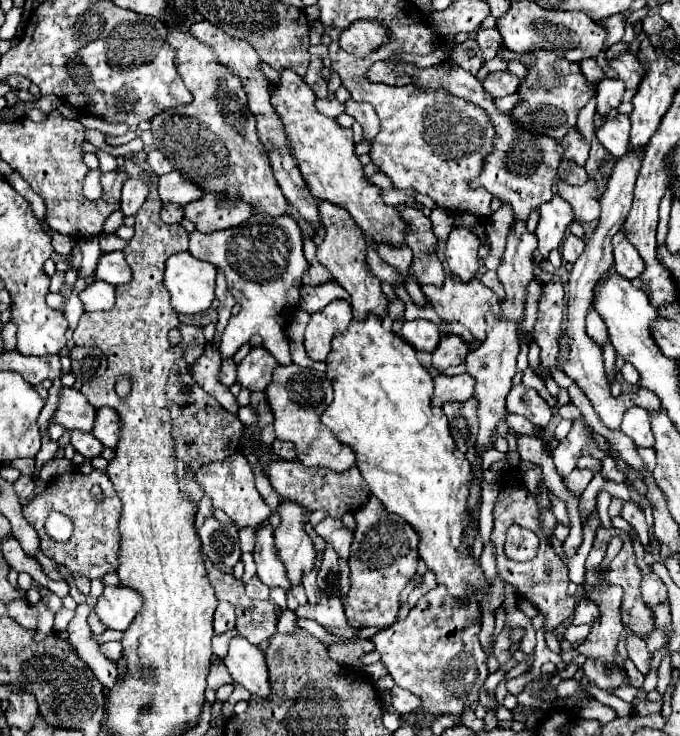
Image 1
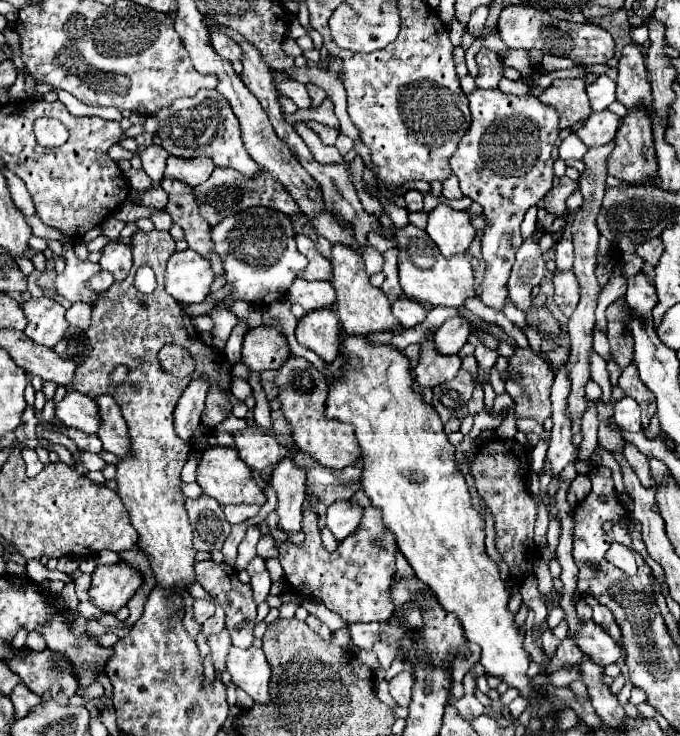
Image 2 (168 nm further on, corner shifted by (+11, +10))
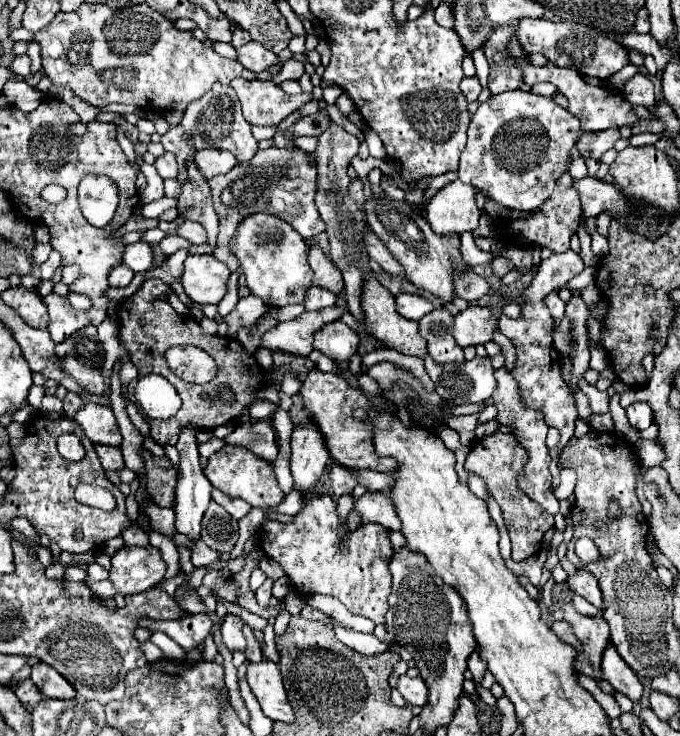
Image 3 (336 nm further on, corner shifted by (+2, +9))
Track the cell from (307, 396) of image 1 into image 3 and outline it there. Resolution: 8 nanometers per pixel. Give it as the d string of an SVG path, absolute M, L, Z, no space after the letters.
M314 367L308 371L302 383L300 397L304 399L304 409L308 411L308 417L324 435L326 449L336 463L348 469L372 469L380 473L392 473L396 469L396 461L392 457L376 455L372 447L372 425L368 421L358 421L352 417L352 411L356 407L372 407L368 397L362 395L360 389L354 389L348 381L336 377L334 373L324 373L318 367Z

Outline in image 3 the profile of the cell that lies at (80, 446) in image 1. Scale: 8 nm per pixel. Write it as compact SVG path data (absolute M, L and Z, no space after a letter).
M96 443L94 449L96 449L96 453L98 453L104 469L116 471L116 469L124 467L124 459L122 459L120 447L110 447L110 445L100 445L100 443Z

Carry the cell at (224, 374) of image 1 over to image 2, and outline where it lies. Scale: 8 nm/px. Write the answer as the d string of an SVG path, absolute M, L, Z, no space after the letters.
M203 378L191 380L189 386L185 388L185 392L181 394L181 398L177 402L177 408L173 412L175 432L187 444L193 438L193 432L197 430L197 426L201 424L199 418L201 418L201 412L205 410L207 390L209 390L209 384Z

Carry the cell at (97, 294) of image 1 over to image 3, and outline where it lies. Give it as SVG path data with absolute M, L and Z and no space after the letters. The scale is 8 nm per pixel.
M118 265L118 269L114 269L114 273L110 273L108 283L112 287L126 287L132 281L134 273L130 273L130 269L126 269L126 265Z

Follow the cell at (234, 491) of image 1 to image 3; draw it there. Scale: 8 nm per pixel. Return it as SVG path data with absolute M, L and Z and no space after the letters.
M226 445L220 451L216 451L208 459L204 475L208 477L212 487L220 489L228 497L242 497L252 507L276 507L284 499L284 493L278 487L272 465L266 465L266 461L262 461L260 457L252 457L252 453L248 453L238 445Z

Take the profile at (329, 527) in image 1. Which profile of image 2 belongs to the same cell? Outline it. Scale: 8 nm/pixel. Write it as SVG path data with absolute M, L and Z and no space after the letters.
M339 500L327 508L327 528L335 534L337 540L345 540L353 530L357 530L363 508L347 500Z

